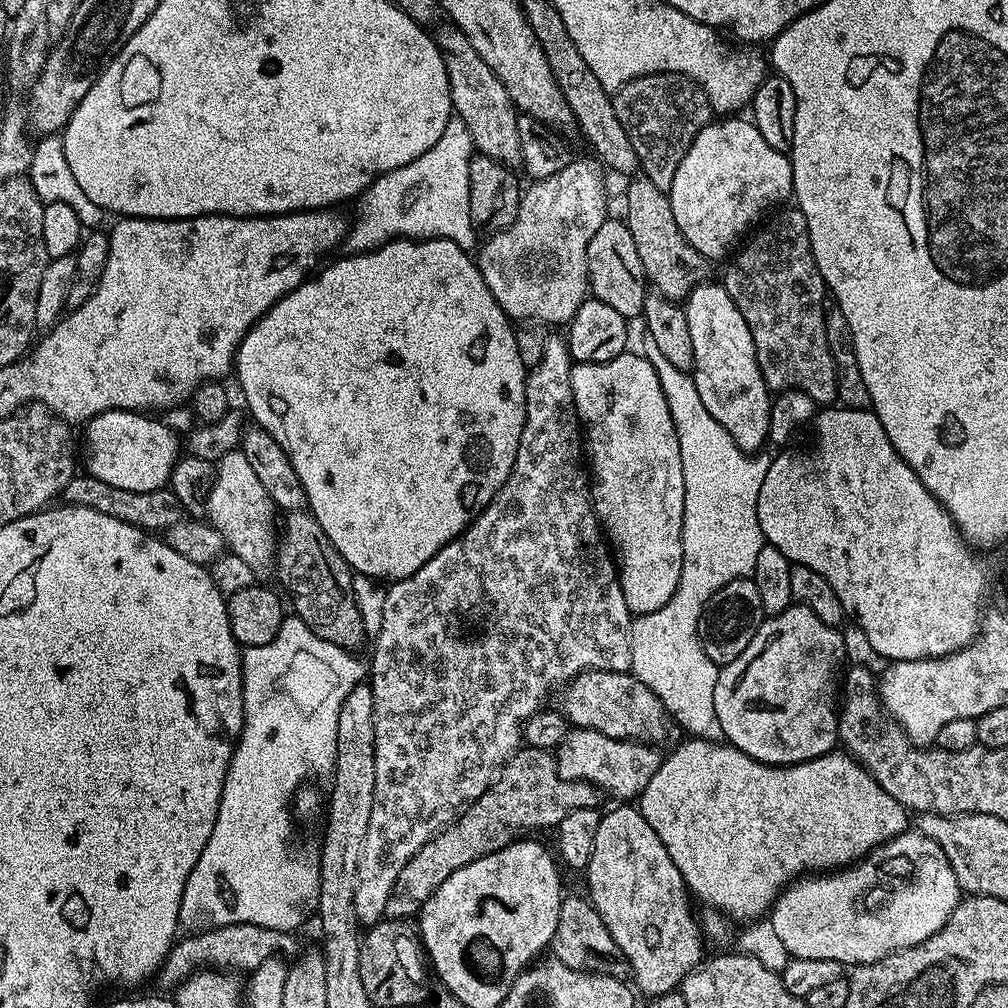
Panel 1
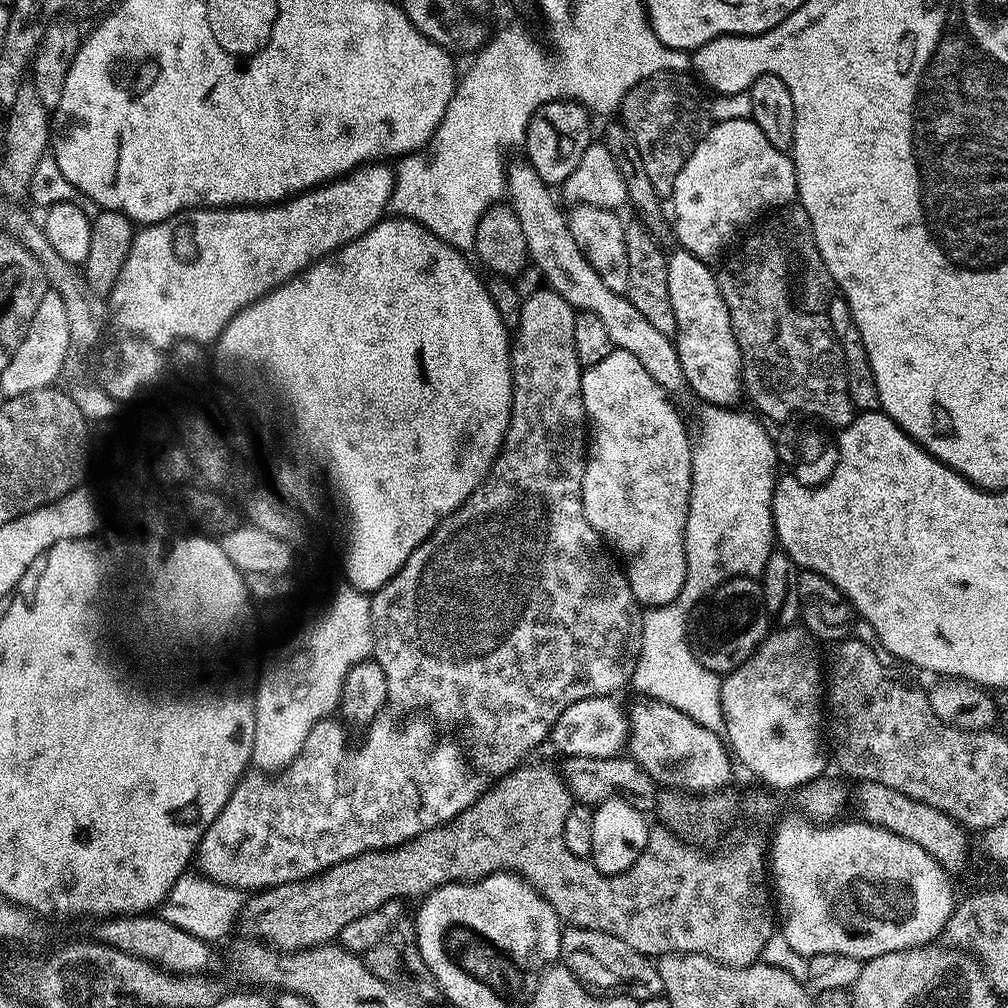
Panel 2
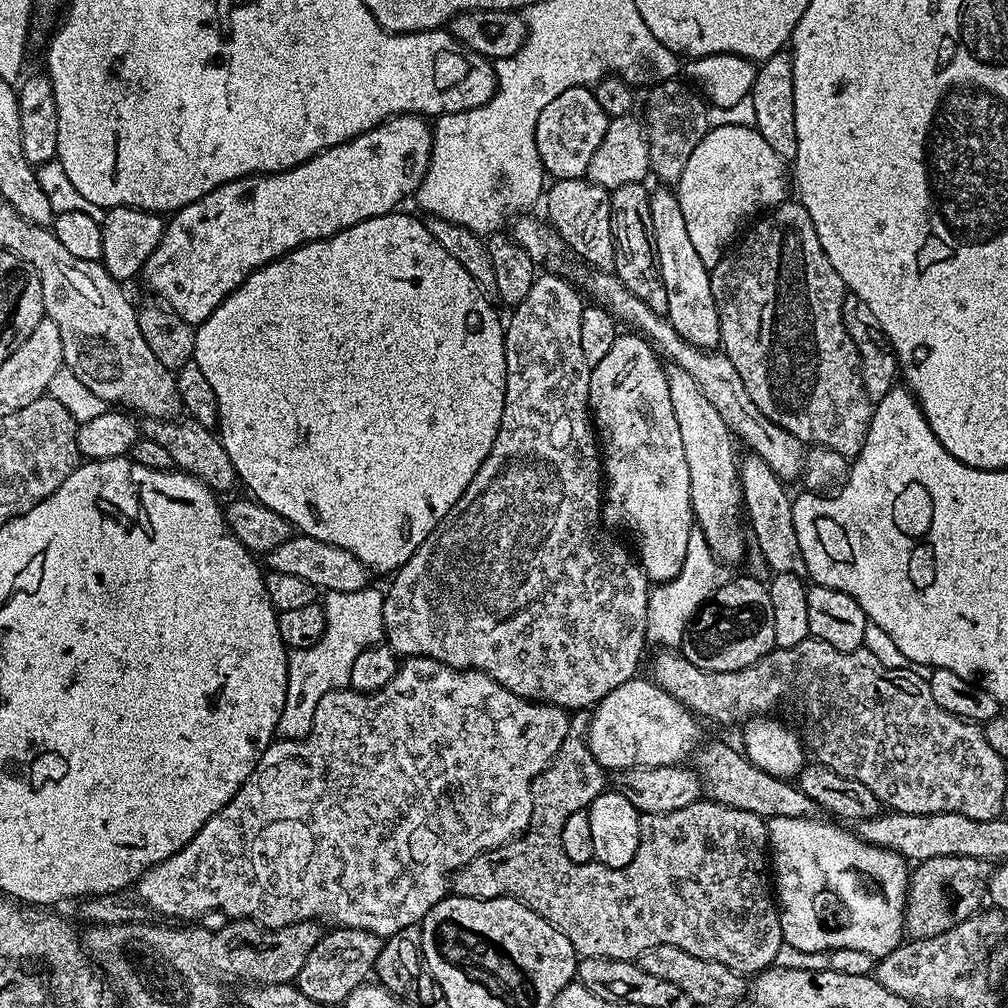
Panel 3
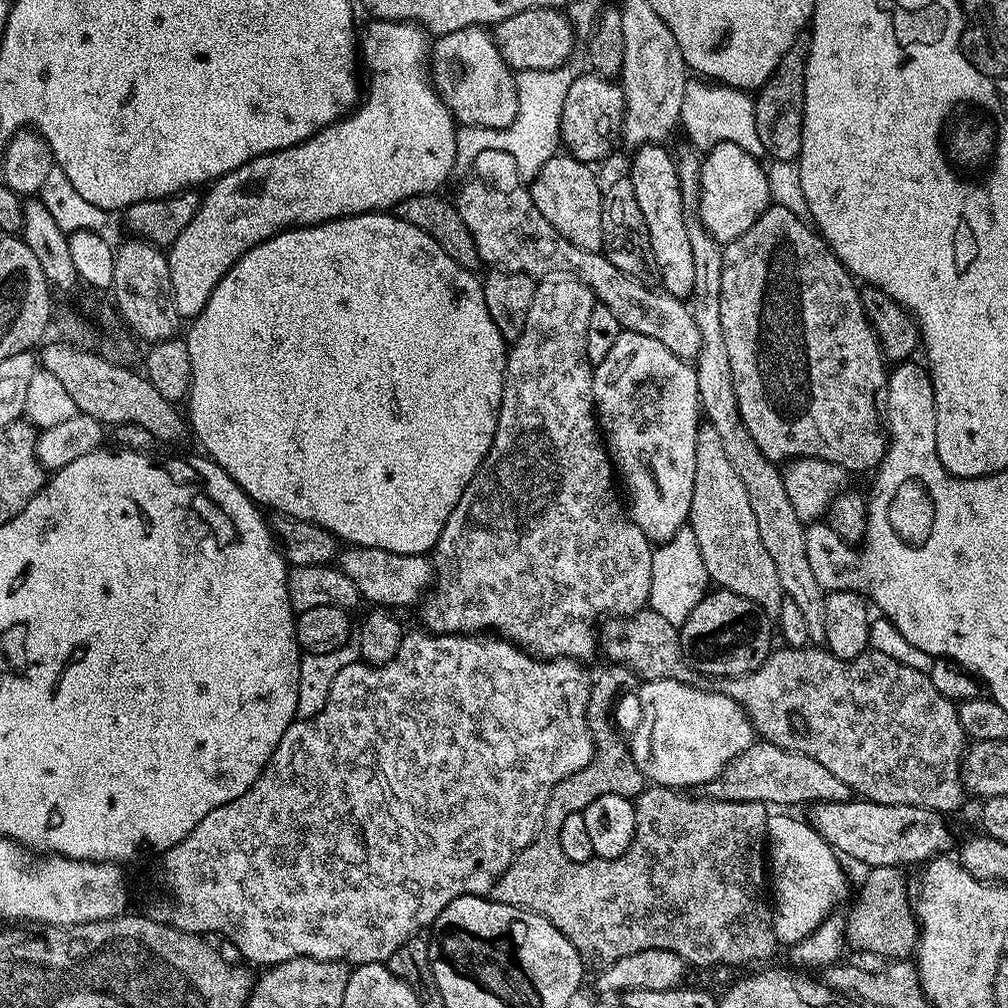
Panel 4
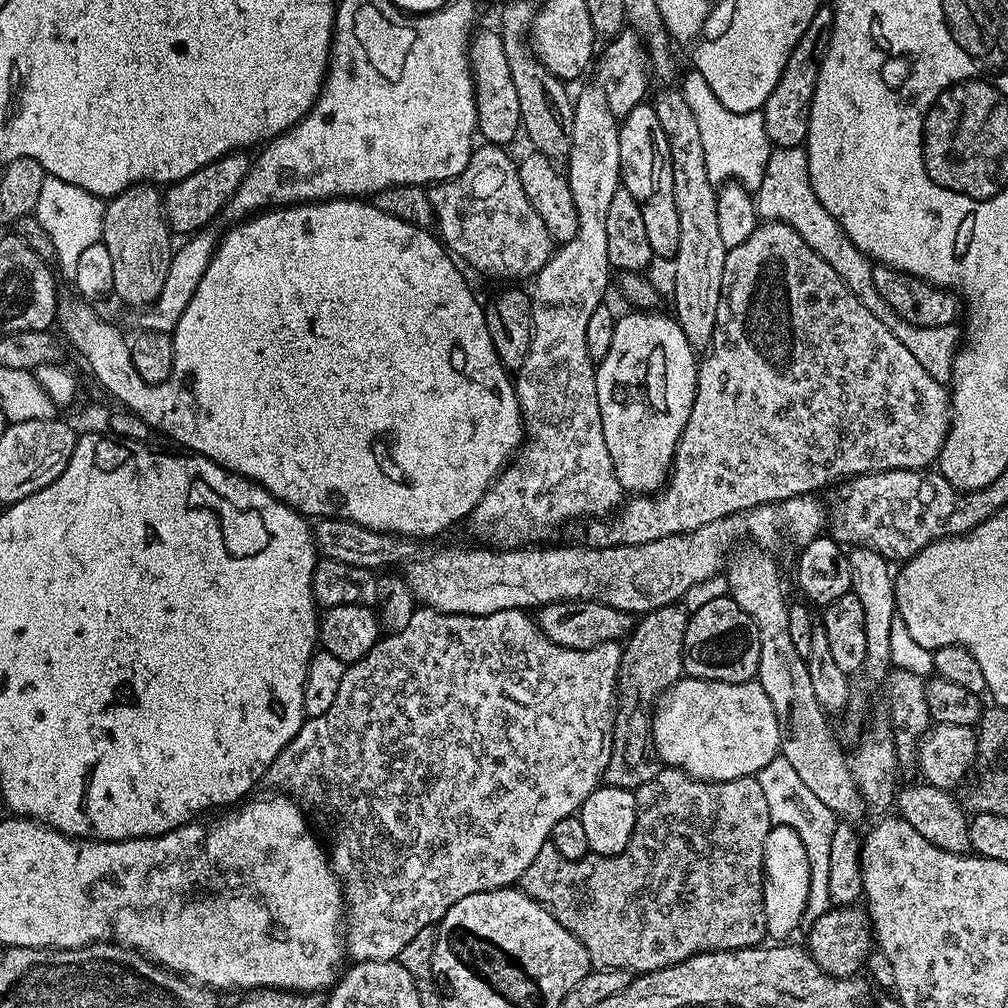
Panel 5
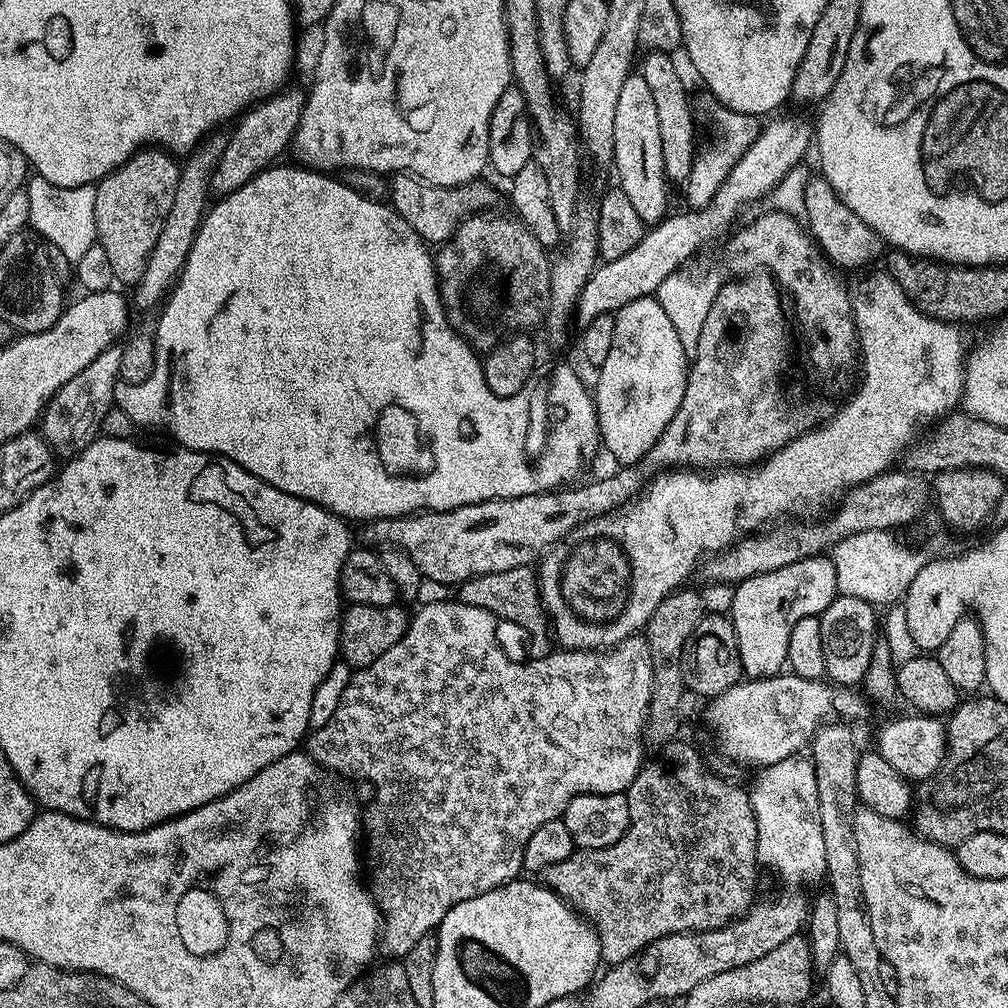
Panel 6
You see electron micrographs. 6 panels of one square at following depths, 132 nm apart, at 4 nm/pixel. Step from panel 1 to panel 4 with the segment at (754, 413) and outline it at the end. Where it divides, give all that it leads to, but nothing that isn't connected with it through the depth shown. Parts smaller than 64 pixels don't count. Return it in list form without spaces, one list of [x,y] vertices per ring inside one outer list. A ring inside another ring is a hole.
[[[663,143],[644,144],[632,155],[630,179],[642,218],[646,218],[646,230],[650,234],[650,247],[654,249],[654,262],[660,267],[660,284],[663,291],[687,301],[694,290],[694,253],[690,250],[690,238],[686,234],[682,190],[678,186],[676,161]]]

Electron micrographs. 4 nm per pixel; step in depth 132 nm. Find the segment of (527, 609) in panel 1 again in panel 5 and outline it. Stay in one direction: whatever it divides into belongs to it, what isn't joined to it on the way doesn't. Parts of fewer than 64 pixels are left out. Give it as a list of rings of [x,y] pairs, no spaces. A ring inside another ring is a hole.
[[[591,87],[575,93],[572,145],[566,161],[570,194],[574,198],[574,210],[578,210],[578,230],[570,242],[559,245],[553,251],[546,266],[536,273],[536,285],[530,288],[532,341],[526,362],[522,362],[514,376],[520,419],[524,421],[524,439],[500,475],[492,481],[478,506],[474,506],[470,517],[473,530],[493,540],[488,542],[496,546],[520,546],[531,541],[528,540],[531,536],[540,536],[555,524],[566,523],[571,516],[600,518],[619,509],[622,504],[622,489],[602,434],[602,414],[598,410],[596,393],[596,364],[586,350],[586,322],[590,322],[590,314],[605,303],[604,291],[608,288],[610,265],[606,254],[606,217],[610,214],[610,201],[622,186],[620,125],[618,118],[608,109],[603,88]]]

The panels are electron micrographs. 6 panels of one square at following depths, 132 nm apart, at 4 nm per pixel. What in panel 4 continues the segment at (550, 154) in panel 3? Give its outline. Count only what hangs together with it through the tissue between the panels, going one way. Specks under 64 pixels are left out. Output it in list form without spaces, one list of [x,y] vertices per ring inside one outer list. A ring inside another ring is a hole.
[[[595,74],[577,75],[575,82],[566,90],[566,102],[560,119],[560,142],[567,155],[578,158],[583,164],[595,165],[621,139],[624,126],[624,90],[615,79]]]

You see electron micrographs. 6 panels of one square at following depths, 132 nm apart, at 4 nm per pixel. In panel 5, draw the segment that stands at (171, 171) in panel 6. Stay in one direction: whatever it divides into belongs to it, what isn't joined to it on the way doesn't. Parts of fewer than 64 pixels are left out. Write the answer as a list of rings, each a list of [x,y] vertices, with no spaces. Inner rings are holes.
[[[150,183],[132,184],[104,206],[104,238],[106,250],[110,250],[112,263],[112,292],[124,304],[143,310],[154,303],[166,274],[170,274],[170,262],[174,251],[173,233],[164,214],[162,192]]]

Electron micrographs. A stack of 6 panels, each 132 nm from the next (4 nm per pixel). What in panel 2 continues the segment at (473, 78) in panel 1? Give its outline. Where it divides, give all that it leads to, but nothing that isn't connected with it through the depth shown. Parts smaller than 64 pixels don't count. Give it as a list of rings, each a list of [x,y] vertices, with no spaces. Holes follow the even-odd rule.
[[[521,162],[507,165],[506,192],[513,210],[518,214],[518,222],[522,225],[531,263],[534,268],[536,264],[537,270],[544,275],[548,283],[545,285],[566,298],[566,302],[570,302],[577,313],[598,314],[610,333],[613,349],[621,348],[634,354],[634,358],[646,366],[646,374],[650,374],[650,378],[654,378],[654,382],[658,382],[664,392],[677,394],[685,391],[684,371],[673,337],[661,334],[642,314],[642,310],[636,309],[634,302],[628,300],[627,295],[610,290],[610,286],[598,278],[598,270],[594,270],[594,266],[586,262],[582,250],[578,250],[578,242],[574,242],[574,234],[570,234],[568,229],[568,216],[552,197],[553,189],[542,182],[542,178],[538,178],[531,164]]]

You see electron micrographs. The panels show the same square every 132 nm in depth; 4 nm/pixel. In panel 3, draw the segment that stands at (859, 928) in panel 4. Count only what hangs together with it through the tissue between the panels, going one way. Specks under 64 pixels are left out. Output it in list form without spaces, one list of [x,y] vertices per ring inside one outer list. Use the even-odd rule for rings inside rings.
[[[942,856],[919,861],[911,869],[908,881],[908,900],[904,903],[905,933],[913,940],[934,938],[934,934],[942,934],[981,911],[980,899],[985,899],[989,875],[989,865],[970,856]]]

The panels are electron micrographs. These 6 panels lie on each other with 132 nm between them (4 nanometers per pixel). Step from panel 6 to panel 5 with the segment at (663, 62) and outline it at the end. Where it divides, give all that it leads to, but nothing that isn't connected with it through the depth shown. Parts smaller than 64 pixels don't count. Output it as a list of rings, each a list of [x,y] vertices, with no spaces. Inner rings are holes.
[[[674,86],[658,93],[654,107],[658,123],[662,125],[662,134],[666,134],[666,146],[670,146],[670,166],[674,170],[674,202],[678,206],[678,250],[674,257],[674,271],[671,273],[671,311],[674,319],[682,326],[682,334],[686,334],[692,349],[704,350],[712,343],[714,322],[718,322],[722,270],[726,266],[729,250],[722,242],[722,234],[718,230],[718,188],[707,173],[706,153],[702,148],[697,119],[681,89]]]

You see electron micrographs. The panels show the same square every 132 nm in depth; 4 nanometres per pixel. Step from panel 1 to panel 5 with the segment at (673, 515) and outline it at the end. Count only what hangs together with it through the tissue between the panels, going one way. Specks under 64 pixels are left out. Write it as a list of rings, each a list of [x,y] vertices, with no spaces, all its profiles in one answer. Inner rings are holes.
[[[628,310],[625,316],[621,315],[614,326],[614,338],[610,341],[610,354],[606,354],[606,358],[602,358],[596,364],[596,393],[598,394],[598,410],[602,414],[602,434],[606,438],[606,450],[610,450],[610,462],[614,466],[614,474],[618,478],[621,489],[628,494],[655,494],[664,487],[672,470],[672,462],[676,458],[676,443],[682,434],[682,430],[686,426],[686,422],[690,418],[690,406],[694,406],[694,394],[696,393],[696,370],[698,367],[697,353],[690,346],[690,342],[686,338],[686,334],[682,334],[682,326],[671,315],[663,316],[660,310]]]

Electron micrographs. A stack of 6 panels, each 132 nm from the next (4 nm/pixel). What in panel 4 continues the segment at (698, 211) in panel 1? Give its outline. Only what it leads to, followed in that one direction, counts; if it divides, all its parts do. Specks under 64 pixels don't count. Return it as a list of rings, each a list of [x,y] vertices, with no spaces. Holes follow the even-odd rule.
[[[723,141],[703,153],[700,161],[700,210],[704,228],[723,246],[738,239],[770,206],[765,165],[734,142]]]

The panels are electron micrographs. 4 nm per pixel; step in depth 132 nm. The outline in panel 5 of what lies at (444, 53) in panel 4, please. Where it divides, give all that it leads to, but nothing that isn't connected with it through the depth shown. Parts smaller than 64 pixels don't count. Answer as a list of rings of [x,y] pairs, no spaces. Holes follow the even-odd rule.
[[[499,31],[478,32],[471,37],[468,50],[468,59],[472,61],[472,83],[476,86],[476,126],[489,145],[508,146],[522,128],[518,93],[514,90],[514,78],[510,78],[510,62],[506,62],[506,50]]]

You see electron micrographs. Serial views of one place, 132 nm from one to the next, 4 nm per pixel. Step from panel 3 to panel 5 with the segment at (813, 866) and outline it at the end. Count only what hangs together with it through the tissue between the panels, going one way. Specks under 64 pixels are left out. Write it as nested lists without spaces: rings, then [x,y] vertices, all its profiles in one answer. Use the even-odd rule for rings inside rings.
[[[773,823],[766,836],[764,856],[764,896],[766,906],[766,930],[773,941],[784,942],[795,928],[801,927],[806,910],[807,890],[810,886],[806,850],[798,834],[790,826]]]

